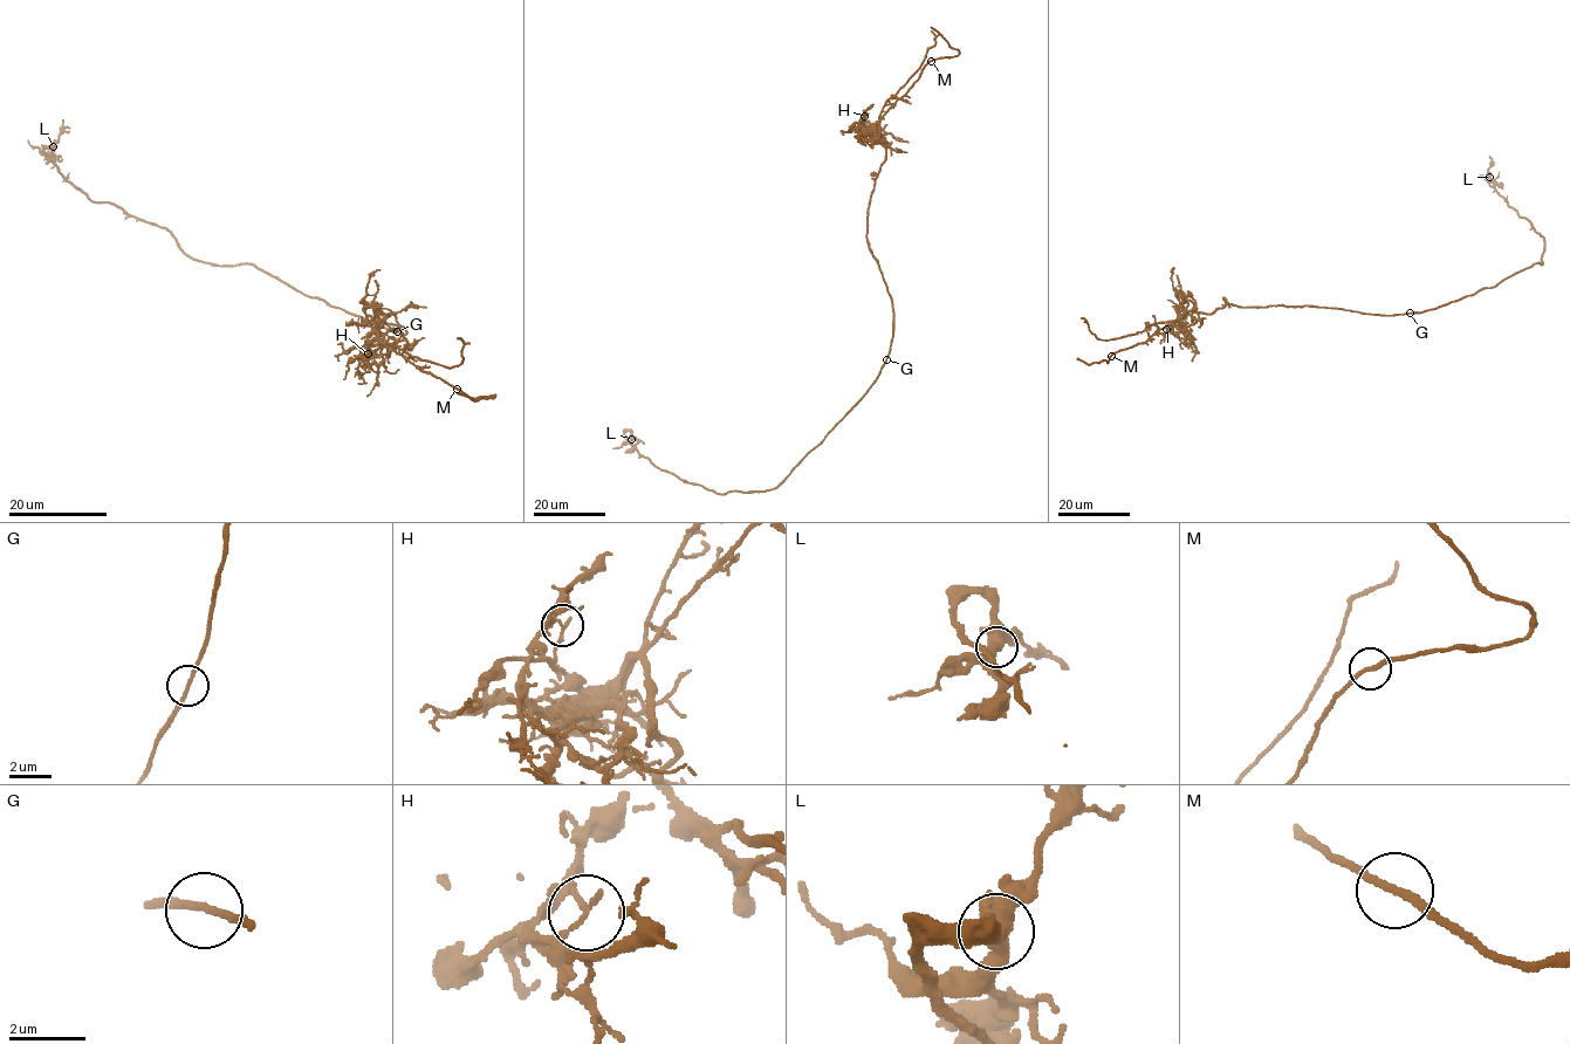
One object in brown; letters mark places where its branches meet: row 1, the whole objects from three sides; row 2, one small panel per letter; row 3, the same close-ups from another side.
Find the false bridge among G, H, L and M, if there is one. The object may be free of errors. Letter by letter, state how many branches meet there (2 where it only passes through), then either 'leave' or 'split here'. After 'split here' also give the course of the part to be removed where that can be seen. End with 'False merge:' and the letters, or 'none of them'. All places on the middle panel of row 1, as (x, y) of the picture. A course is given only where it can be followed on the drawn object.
G: 2 | leave
H: 2 | split here | (864, 116), (864, 124), (871, 128), (907, 91), (930, 61), (959, 54), (931, 27)
L: 3 | leave
M: 2 | leave
False merge: H

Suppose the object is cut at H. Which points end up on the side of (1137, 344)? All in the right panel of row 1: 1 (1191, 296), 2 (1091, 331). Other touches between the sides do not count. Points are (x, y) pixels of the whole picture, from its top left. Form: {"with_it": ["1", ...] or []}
{"with_it": ["1"]}

